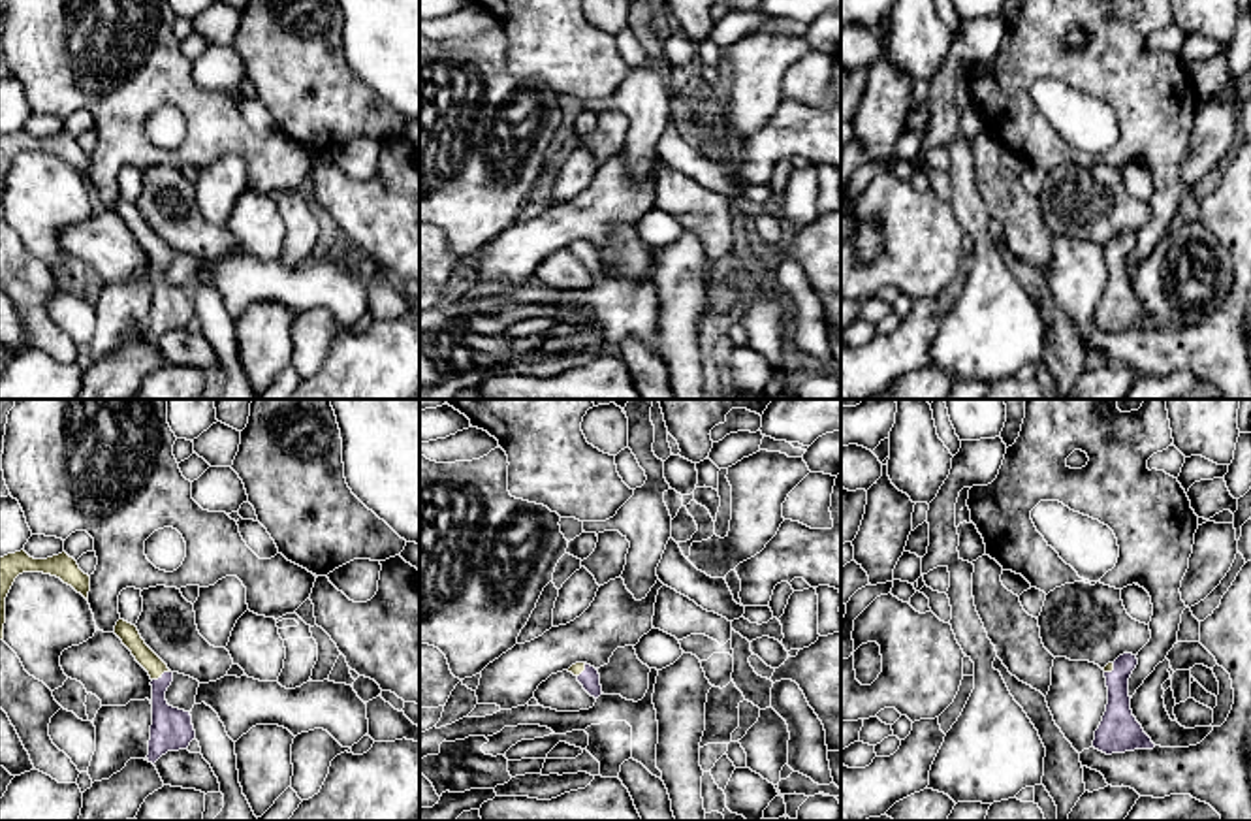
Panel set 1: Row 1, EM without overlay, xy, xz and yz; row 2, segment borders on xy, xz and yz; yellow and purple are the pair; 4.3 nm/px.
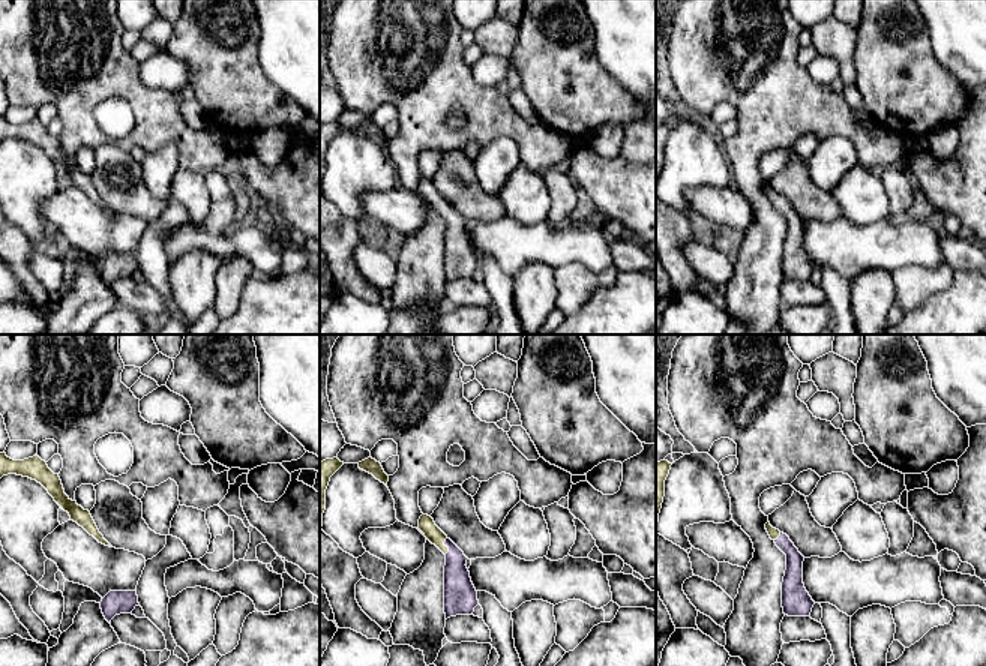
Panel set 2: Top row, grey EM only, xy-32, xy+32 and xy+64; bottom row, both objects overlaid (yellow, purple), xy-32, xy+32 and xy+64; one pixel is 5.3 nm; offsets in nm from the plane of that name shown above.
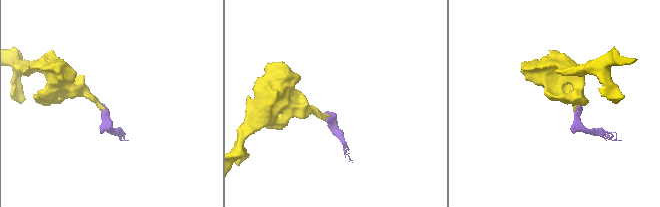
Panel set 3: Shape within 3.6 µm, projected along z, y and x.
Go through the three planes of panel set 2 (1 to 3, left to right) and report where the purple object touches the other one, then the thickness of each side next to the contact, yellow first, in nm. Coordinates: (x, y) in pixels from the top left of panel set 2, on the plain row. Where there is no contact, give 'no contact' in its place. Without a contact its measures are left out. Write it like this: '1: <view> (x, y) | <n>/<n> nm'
1: no contact
2: xy+32 (446, 210) | 90/160 nm
3: xy+64 (778, 200) | 60/110 nm

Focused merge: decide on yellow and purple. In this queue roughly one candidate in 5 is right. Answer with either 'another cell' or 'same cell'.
same cell

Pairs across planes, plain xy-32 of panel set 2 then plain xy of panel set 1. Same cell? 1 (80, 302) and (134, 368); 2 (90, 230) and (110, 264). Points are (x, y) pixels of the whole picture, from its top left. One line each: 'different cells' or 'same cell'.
1: same cell
2: same cell

